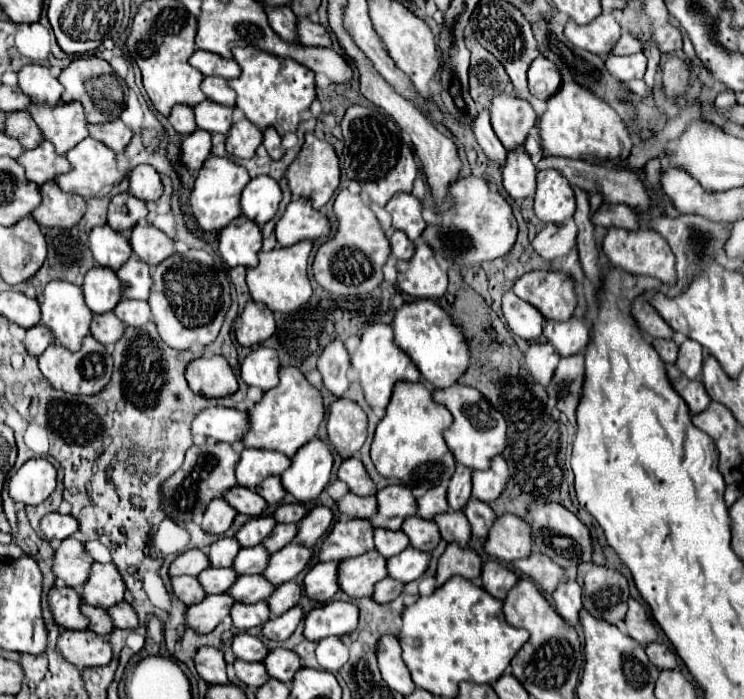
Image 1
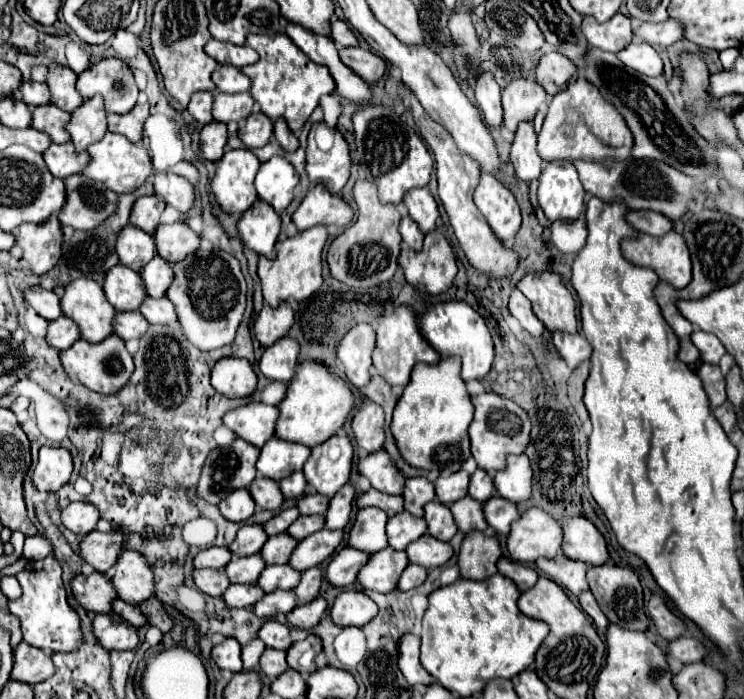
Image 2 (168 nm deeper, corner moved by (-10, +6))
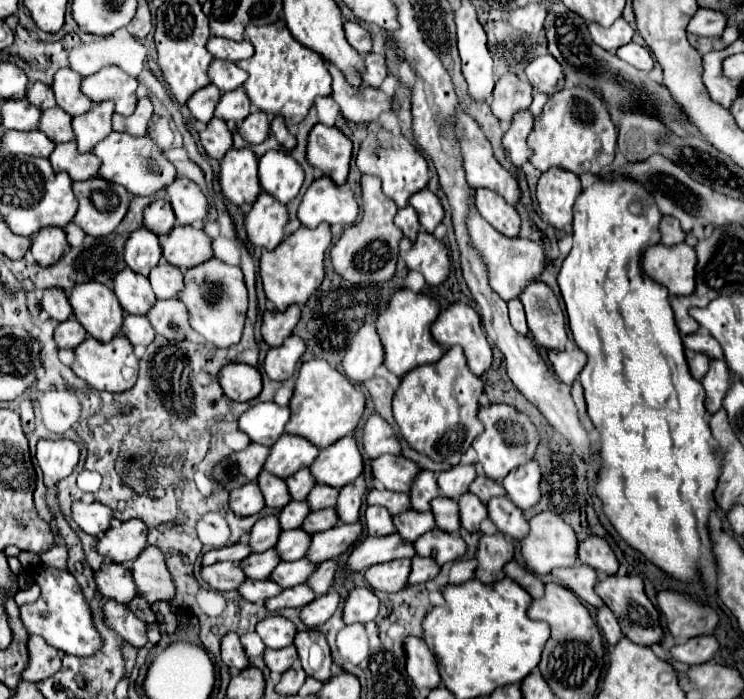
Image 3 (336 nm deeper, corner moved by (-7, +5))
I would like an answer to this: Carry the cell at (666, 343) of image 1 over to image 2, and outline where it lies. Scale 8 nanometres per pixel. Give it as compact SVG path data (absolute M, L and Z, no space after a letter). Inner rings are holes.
M680 341L680 351L678 351L678 357L688 363L688 365L694 365L700 361L700 351L690 343L690 341Z

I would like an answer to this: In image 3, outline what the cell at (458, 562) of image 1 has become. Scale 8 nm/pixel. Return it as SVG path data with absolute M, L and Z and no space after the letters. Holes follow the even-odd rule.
M499 532L495 534L483 534L479 538L479 546L475 552L477 568L475 568L475 578L491 584L501 580L503 574L503 564L513 558L513 544L501 536Z

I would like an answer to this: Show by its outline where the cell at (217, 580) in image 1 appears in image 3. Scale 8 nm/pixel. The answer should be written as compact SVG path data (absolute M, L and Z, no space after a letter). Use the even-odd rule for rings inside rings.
M267 550L267 552L261 552L261 554L249 554L245 560L239 562L239 568L251 580L265 580L265 578L269 578L271 570L281 562L277 558L279 556L277 556L275 550Z

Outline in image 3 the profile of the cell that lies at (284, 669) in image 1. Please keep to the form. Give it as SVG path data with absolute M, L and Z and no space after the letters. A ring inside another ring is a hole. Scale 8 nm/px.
M319 630L297 632L295 648L307 676L313 676L321 682L331 678L331 652L325 636Z

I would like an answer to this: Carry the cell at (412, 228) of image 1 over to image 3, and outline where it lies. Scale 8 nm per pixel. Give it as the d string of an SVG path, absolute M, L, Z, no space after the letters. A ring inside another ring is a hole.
M427 188L415 192L409 198L409 204L415 208L419 222L427 232L433 232L433 228L443 220L443 206L441 206L439 198Z

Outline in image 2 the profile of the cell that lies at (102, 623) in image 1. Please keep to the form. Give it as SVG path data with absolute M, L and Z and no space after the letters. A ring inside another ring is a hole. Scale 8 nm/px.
M116 599L116 601L114 601L114 613L124 615L124 619L128 619L128 623L132 623L134 627L142 627L144 623L148 623L146 617L142 615L142 611L140 611L138 605L124 603L122 599Z

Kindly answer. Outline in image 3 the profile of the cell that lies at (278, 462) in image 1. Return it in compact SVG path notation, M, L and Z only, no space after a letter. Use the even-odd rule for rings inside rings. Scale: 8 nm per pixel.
M283 434L271 446L271 452L265 460L263 470L285 480L285 478L293 476L297 470L311 466L311 462L317 458L317 454L319 454L317 448L309 440L305 440L301 436L293 436L293 434Z

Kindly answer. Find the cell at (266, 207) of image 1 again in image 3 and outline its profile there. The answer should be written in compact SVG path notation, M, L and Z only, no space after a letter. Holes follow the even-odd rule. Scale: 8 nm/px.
M269 150L259 158L261 188L281 204L289 204L299 194L303 178L303 168L285 150Z

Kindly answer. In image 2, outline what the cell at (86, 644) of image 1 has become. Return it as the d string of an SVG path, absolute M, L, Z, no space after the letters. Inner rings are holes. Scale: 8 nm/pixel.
M98 613L92 627L94 635L100 639L100 645L108 651L128 651L138 645L138 629L116 613Z

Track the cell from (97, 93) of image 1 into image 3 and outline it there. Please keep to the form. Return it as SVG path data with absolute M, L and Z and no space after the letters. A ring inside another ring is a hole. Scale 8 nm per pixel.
M117 66L101 68L97 74L91 74L81 82L81 92L89 100L93 102L113 100L115 112L123 116L129 116L137 106L135 90L137 90L137 80Z

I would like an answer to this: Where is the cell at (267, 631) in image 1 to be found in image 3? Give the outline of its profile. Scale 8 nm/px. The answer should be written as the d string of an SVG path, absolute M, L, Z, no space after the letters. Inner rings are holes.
M329 590L327 594L317 596L313 602L309 602L307 606L301 608L301 620L309 628L317 628L333 616L337 606L339 606L339 594L335 590Z

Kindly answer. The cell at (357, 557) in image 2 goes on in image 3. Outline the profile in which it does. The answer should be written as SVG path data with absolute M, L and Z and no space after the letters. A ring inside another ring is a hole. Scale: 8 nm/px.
M389 534L389 536L367 536L359 544L353 546L351 554L347 556L345 568L347 572L361 572L367 570L373 564L389 562L395 558L413 558L415 550L411 542L405 542L399 534Z

